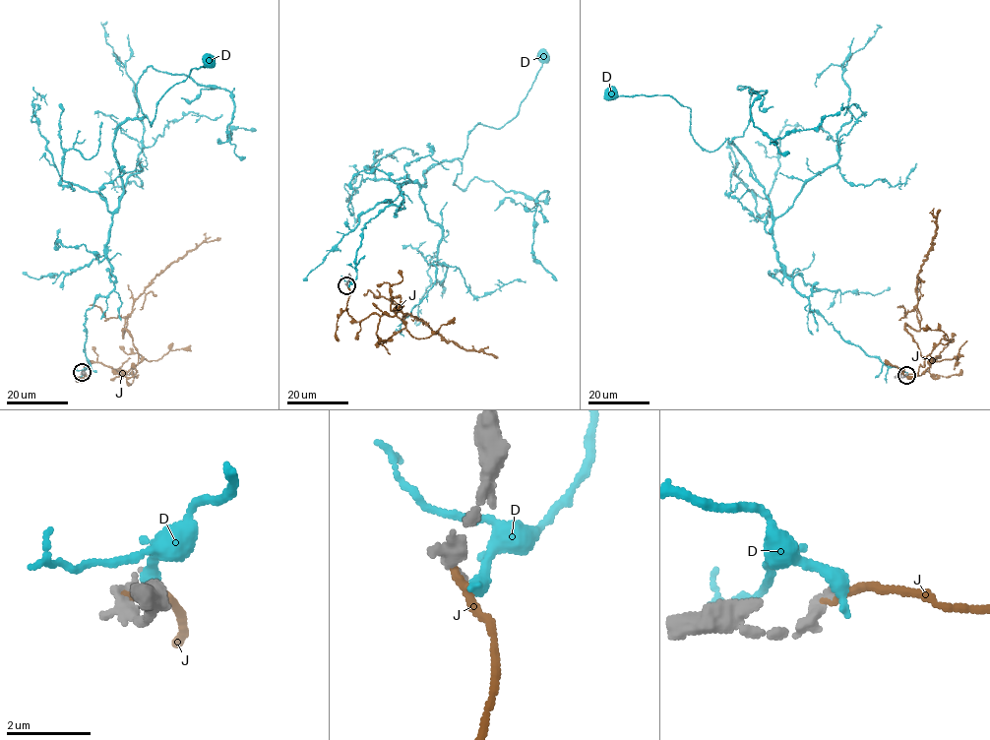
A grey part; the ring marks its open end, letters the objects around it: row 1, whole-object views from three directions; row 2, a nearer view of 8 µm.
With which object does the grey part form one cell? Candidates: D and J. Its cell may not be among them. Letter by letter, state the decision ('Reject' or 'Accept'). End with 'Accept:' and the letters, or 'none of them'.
D: Reject
J: Accept
Accept: J

